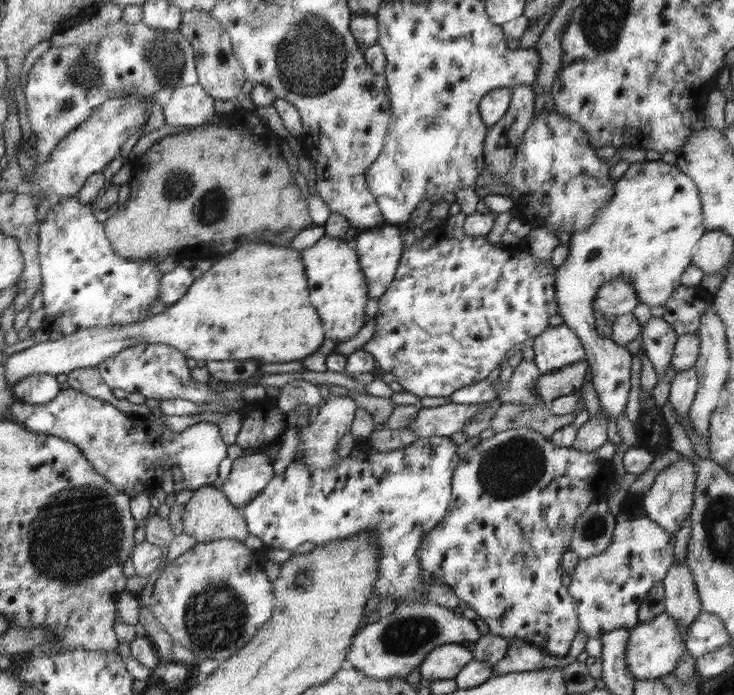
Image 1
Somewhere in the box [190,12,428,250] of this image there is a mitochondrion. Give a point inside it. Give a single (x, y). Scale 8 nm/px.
(310, 60)

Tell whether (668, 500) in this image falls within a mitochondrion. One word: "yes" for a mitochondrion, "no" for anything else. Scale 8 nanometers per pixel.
no

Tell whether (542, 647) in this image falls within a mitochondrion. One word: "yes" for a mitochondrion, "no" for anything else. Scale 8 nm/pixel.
no

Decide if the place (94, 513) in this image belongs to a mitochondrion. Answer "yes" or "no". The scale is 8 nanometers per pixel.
yes

